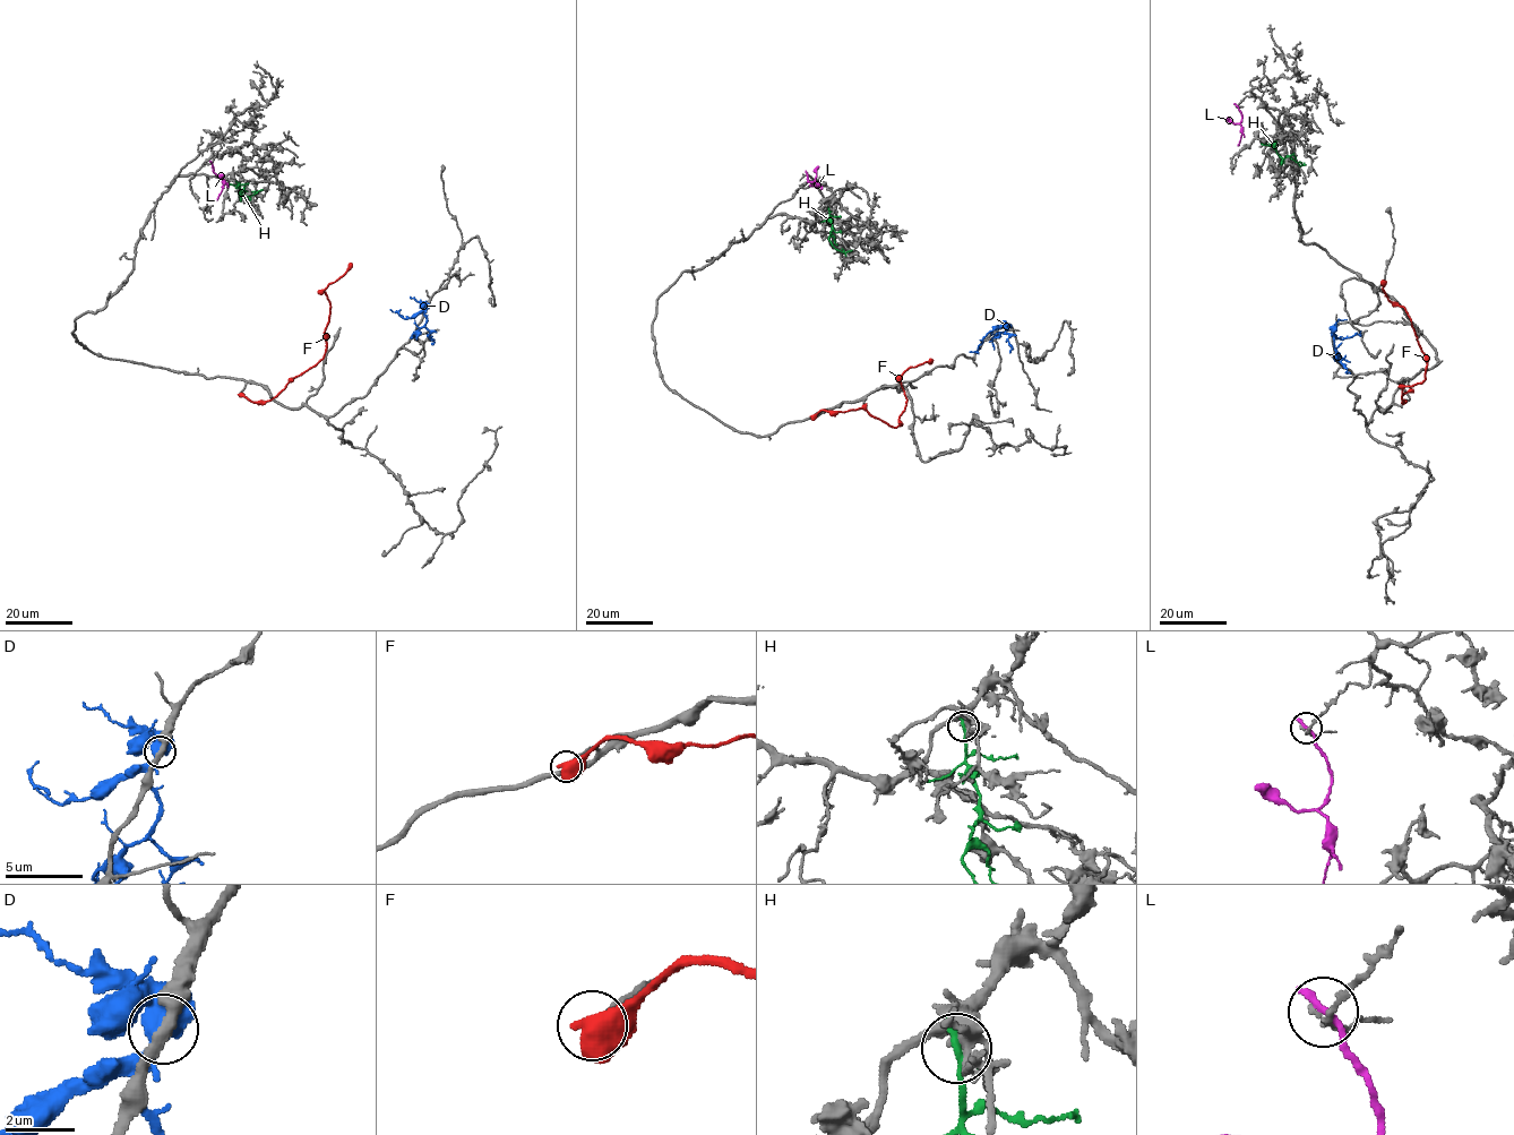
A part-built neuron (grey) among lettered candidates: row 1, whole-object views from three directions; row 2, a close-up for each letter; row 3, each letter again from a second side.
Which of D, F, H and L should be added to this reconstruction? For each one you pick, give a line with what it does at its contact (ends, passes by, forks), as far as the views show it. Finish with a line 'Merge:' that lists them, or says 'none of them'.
Merge: none of them

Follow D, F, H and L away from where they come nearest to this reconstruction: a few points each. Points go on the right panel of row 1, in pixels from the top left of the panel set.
D: (1332, 330), (1334, 335), (1344, 338), (1359, 334), (1360, 330)
F: (1410, 389), (1402, 402), (1402, 388), (1425, 378), (1425, 353), (1403, 307), (1385, 295), (1382, 281)
H: (1264, 144), (1272, 145), (1282, 158), (1291, 157), (1299, 165), (1300, 162)
L: (1236, 106), (1242, 117), (1238, 146)

